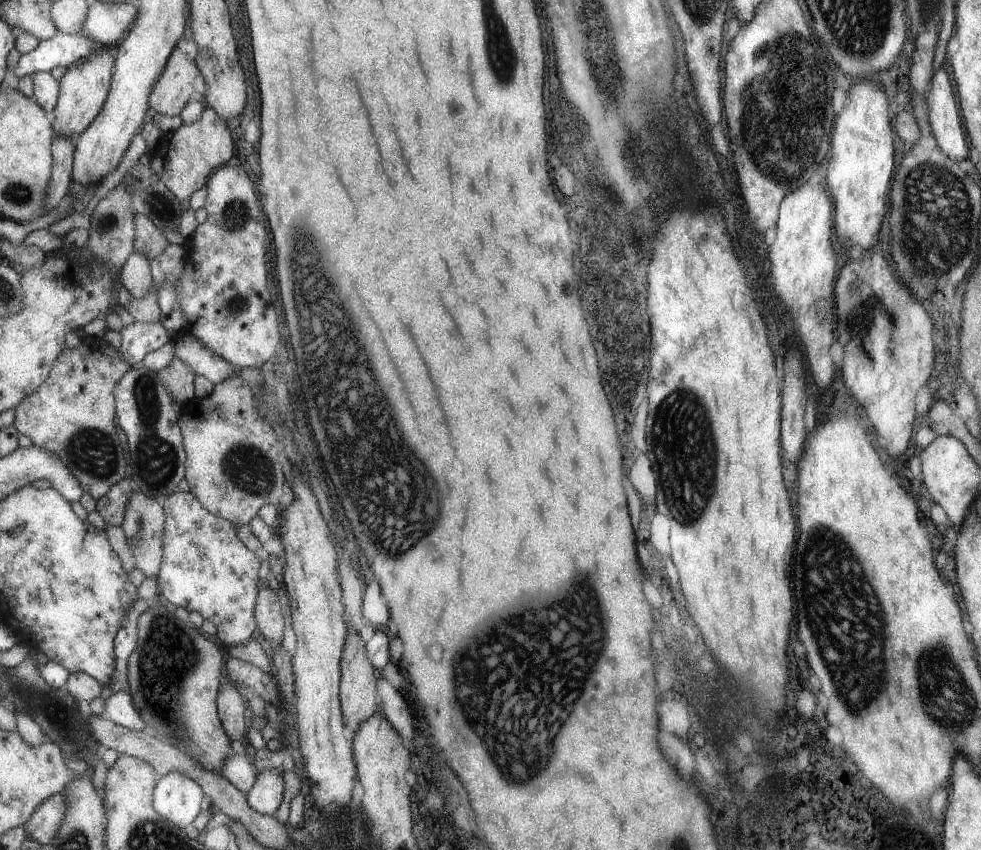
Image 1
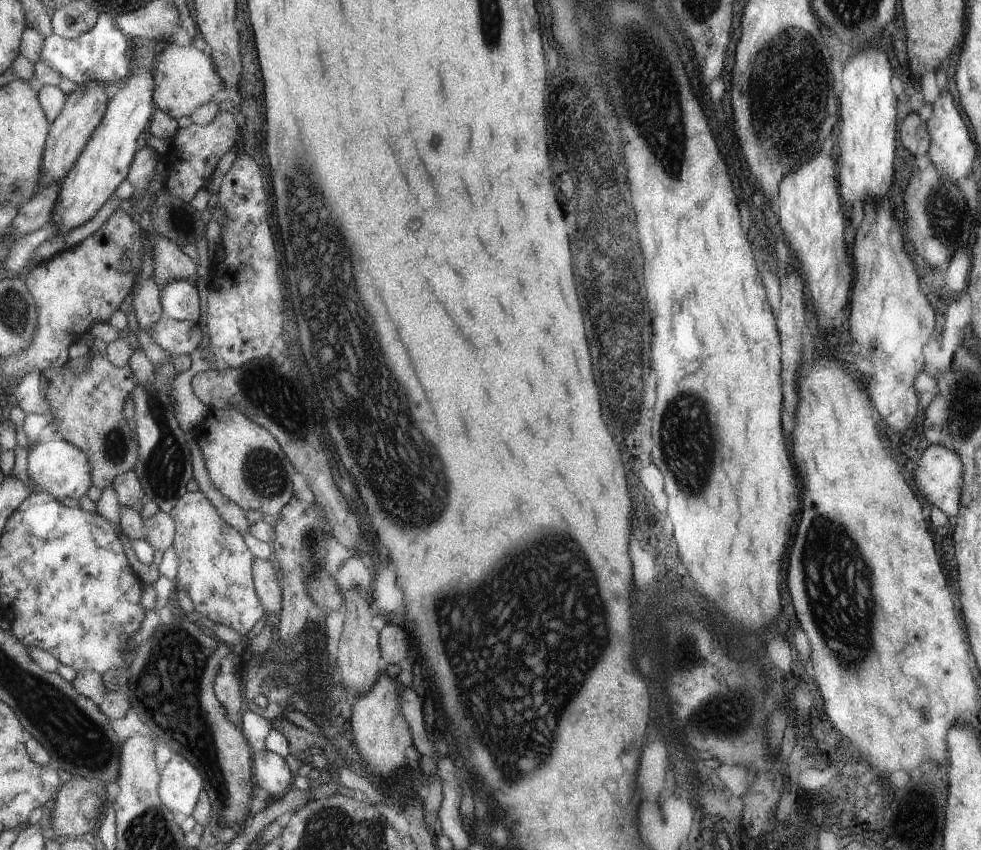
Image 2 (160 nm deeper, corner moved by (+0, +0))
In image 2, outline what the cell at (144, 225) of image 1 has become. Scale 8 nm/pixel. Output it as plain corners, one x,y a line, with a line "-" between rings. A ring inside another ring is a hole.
147,232
145,239
152,242
155,259
154,279
161,289
177,279
197,282
197,263
183,252
183,247
157,232

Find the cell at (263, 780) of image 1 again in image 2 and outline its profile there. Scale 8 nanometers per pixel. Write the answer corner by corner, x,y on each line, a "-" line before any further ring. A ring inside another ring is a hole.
267,749
254,753
253,757
254,784
259,789
268,792
269,802
277,799
287,791
291,784
291,772
282,756

